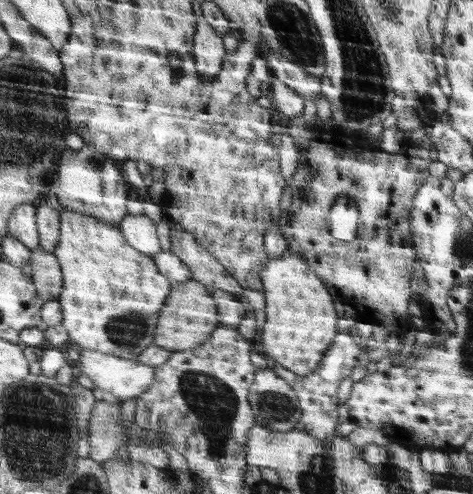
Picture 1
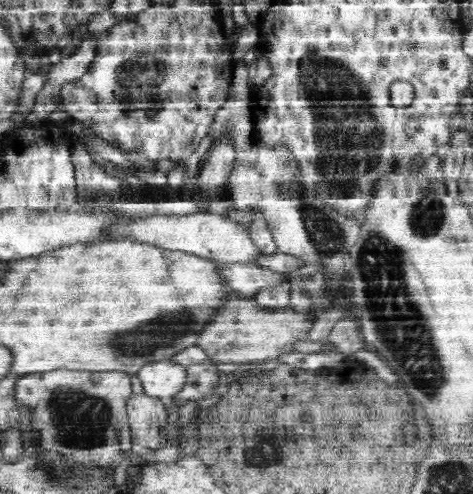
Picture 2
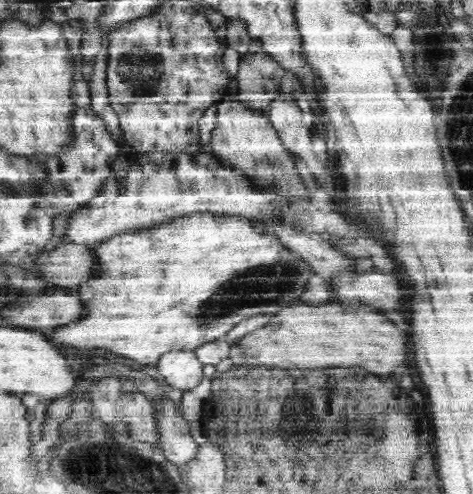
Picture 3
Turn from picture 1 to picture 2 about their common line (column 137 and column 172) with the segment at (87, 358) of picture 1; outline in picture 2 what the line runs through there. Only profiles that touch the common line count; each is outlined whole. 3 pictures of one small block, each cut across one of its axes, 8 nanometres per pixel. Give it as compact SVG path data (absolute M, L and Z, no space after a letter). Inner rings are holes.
M174 360L152 362L138 372L138 378L142 380L144 392L148 396L170 402L170 398L176 398L182 394L188 378L188 368L182 364L176 364Z

